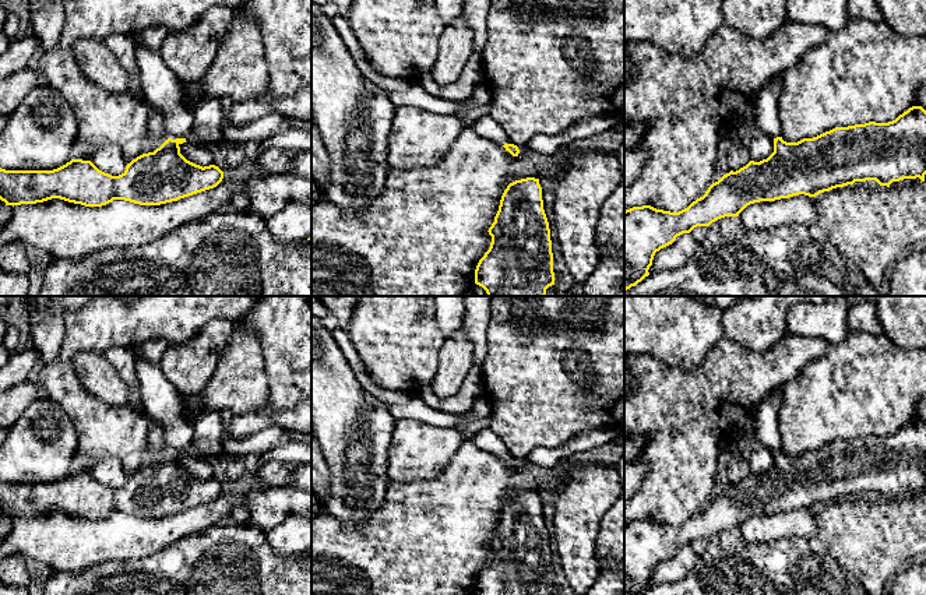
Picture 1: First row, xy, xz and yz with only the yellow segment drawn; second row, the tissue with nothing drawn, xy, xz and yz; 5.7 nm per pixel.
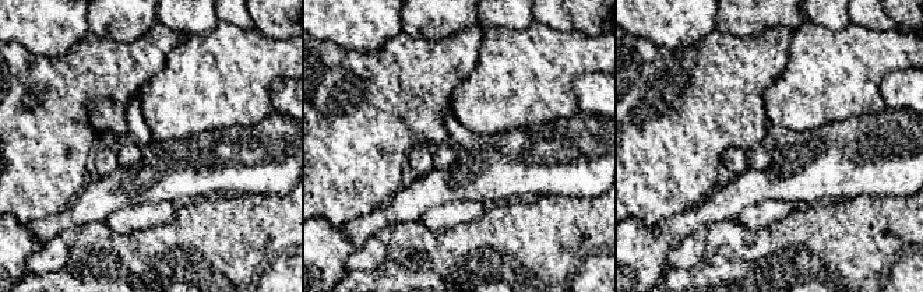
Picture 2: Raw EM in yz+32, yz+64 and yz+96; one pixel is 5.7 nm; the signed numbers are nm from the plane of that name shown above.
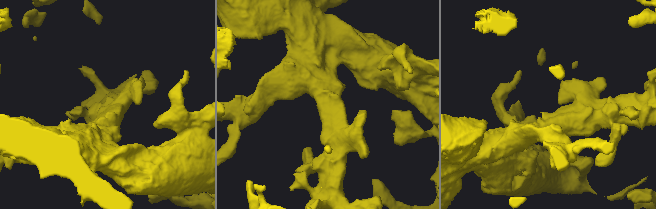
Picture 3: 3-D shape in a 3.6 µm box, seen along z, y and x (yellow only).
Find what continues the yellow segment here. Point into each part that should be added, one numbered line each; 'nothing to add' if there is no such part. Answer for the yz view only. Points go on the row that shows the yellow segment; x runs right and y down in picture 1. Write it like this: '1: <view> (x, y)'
1: yz (766, 106)

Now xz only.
1: xz (485, 126)

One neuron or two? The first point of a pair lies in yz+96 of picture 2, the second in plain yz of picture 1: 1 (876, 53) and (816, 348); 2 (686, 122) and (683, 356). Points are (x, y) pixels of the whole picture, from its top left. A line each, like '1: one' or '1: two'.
1: two
2: two

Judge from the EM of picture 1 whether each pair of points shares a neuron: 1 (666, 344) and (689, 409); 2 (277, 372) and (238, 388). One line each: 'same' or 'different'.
1: different
2: different

